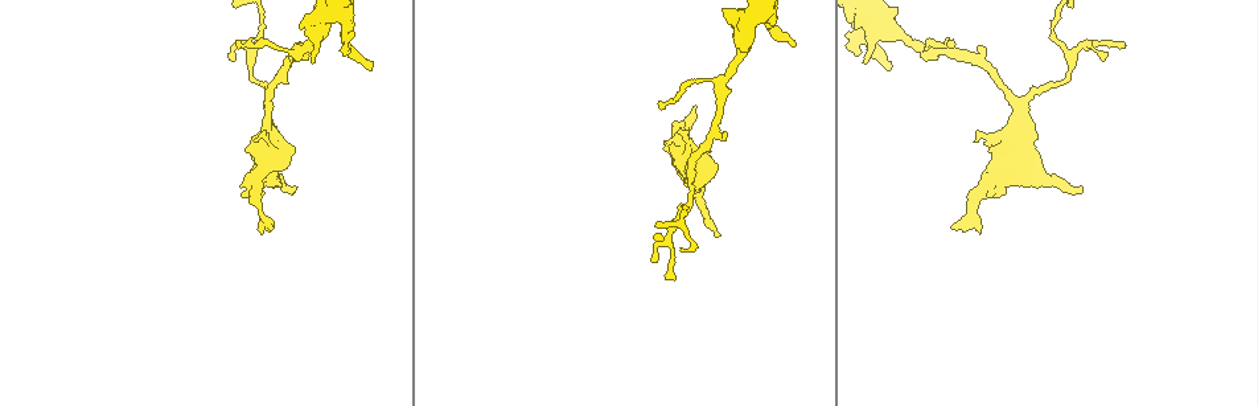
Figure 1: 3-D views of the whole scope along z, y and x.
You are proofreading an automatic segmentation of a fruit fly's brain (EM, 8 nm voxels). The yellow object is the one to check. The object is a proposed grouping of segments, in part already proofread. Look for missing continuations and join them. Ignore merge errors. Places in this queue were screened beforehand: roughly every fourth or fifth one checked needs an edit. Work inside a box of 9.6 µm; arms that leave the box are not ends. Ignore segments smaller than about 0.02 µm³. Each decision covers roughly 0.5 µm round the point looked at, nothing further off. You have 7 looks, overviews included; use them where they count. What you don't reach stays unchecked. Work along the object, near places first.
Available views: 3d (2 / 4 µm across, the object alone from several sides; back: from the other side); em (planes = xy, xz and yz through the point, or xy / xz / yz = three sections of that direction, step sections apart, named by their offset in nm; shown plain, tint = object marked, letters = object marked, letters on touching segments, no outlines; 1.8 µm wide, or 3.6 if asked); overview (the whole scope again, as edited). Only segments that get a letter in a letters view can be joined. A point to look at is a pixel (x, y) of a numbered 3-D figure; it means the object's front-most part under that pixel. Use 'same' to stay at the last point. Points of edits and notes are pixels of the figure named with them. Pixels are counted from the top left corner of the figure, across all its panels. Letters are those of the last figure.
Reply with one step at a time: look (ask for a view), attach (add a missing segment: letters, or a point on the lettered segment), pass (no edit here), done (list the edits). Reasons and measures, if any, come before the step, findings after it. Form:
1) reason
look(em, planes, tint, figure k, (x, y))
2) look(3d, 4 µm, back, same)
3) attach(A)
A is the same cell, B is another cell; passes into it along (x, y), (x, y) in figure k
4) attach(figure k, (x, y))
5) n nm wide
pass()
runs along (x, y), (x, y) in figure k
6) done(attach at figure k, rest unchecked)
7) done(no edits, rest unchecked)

branch stops here
look(3d, 2 µm, figure 1, (661, 109))

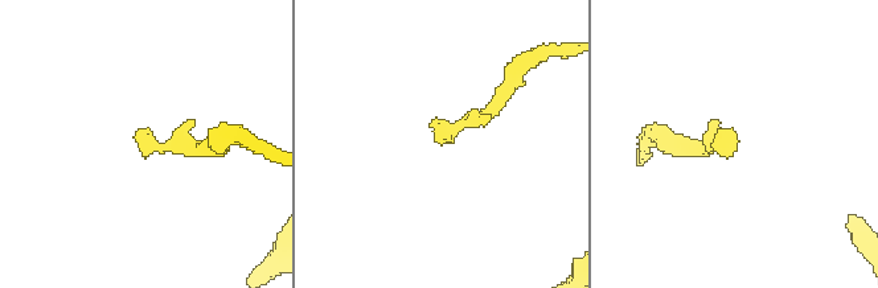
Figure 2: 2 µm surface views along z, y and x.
now the EM
look(em, planes, tint, figure 2, (732, 129))

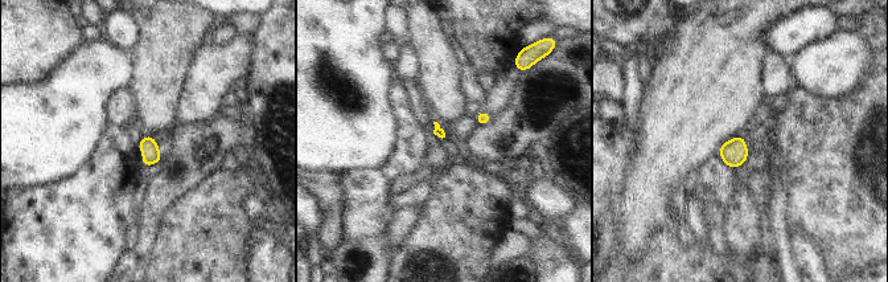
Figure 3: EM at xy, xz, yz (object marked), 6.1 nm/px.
what lies round it
look(em, planes, letters, same)

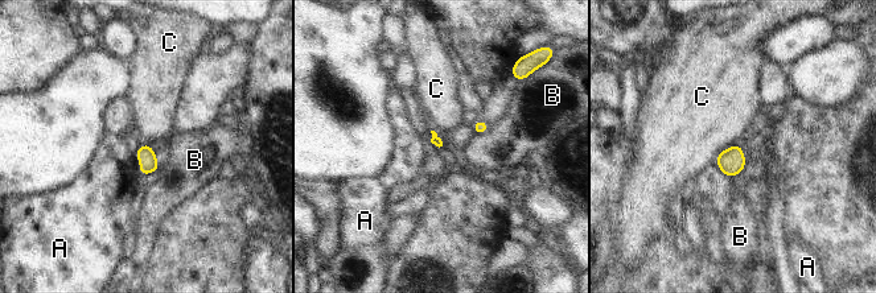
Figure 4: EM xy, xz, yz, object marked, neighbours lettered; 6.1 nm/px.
pass()
A, B and C are other cells; border along (739, 143), (723, 149), (715, 161) in figure 4; none of them fits

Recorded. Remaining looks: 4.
look(3d, 2 µm, figure 1, (697, 190))

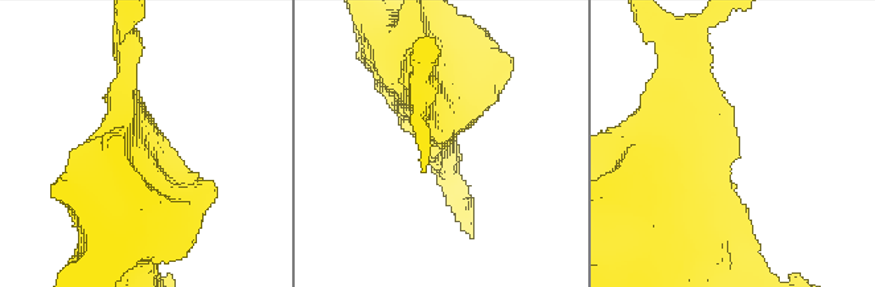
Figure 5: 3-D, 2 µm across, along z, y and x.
shape alone is not enough
look(em, xz, step 8, letters, figure 5, (731, 108))

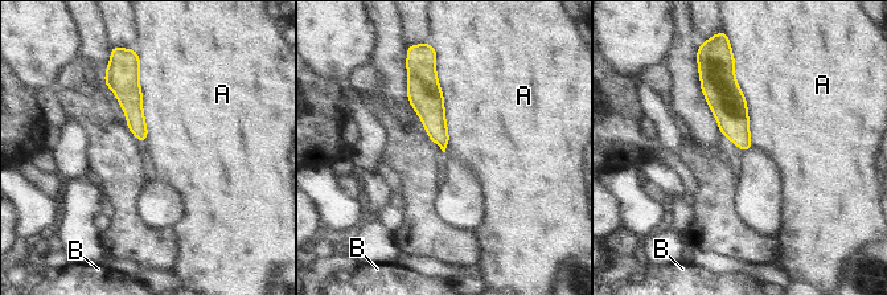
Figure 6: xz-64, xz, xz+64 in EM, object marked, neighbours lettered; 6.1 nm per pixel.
look(em, planes, letters, same)

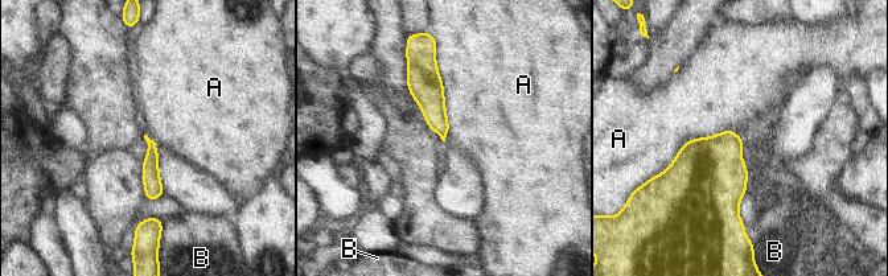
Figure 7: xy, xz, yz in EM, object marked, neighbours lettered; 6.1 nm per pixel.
pass()
A and B are other cells; none of them fits

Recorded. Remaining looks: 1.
done(no edits, rest unchecked)

